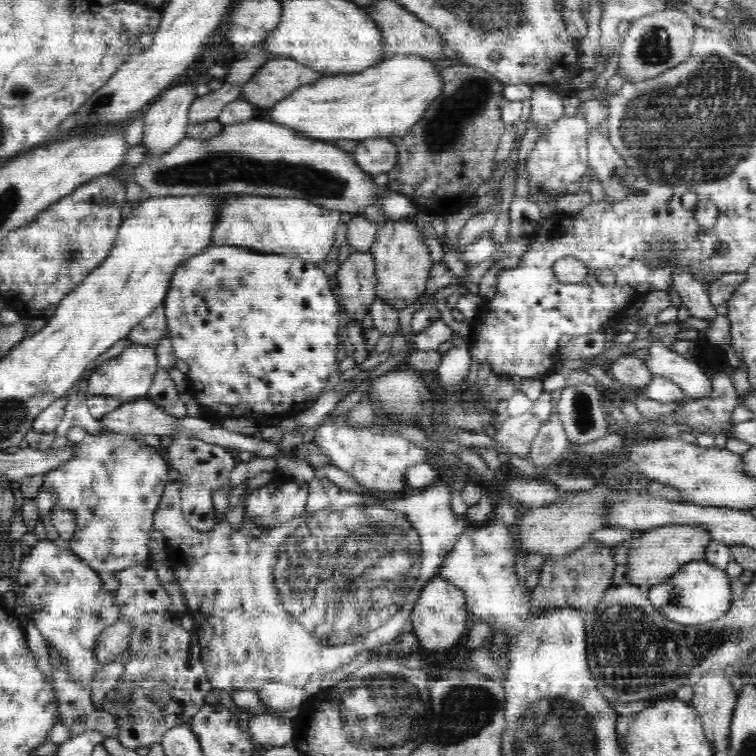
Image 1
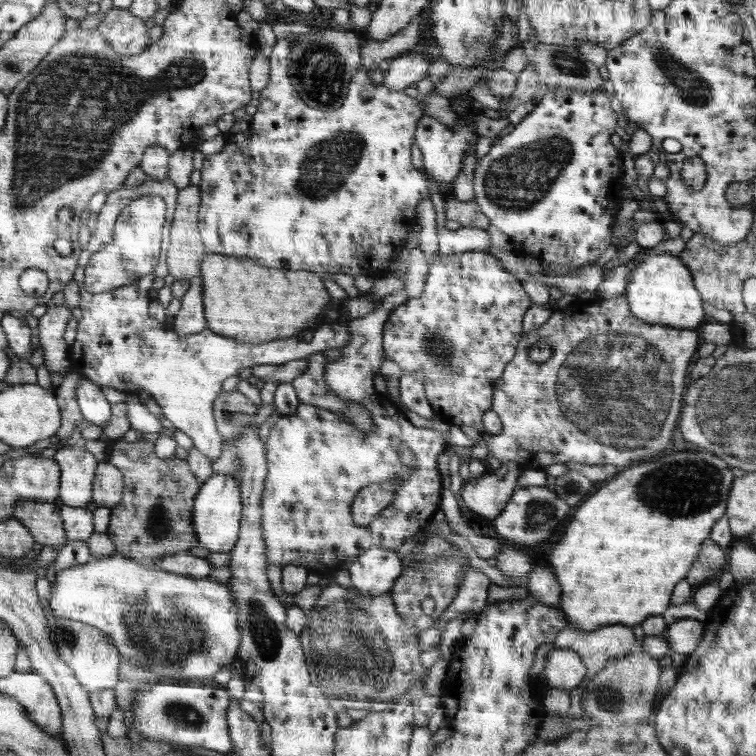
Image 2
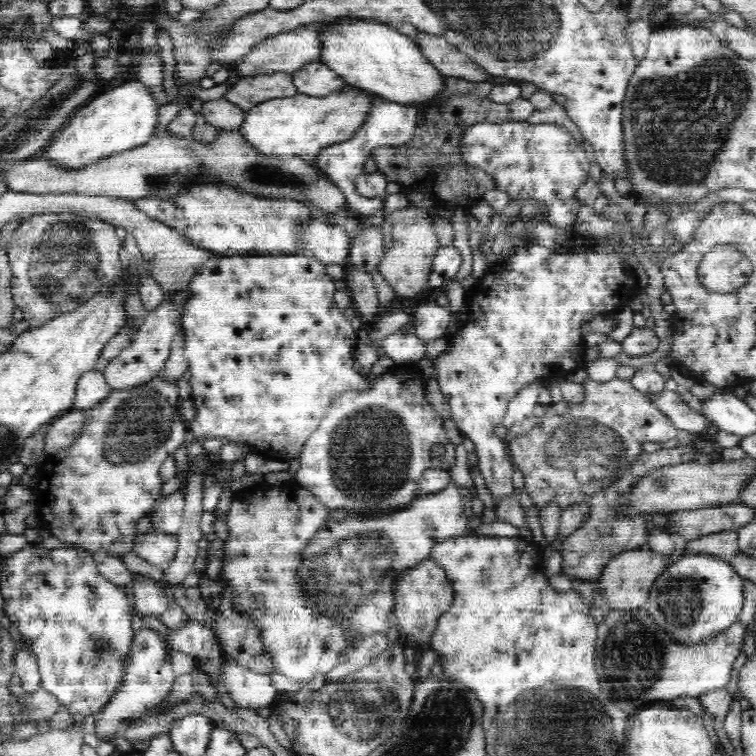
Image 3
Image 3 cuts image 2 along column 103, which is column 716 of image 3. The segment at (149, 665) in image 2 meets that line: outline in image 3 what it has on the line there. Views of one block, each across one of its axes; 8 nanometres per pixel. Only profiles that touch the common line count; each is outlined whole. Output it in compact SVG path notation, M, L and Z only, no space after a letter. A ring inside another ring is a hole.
M688 553L670 564L665 572L654 580L644 607L654 622L670 635L670 639L693 645L703 643L714 633L726 630L733 622L739 620L744 602L743 588L744 579L731 563L714 555Z

